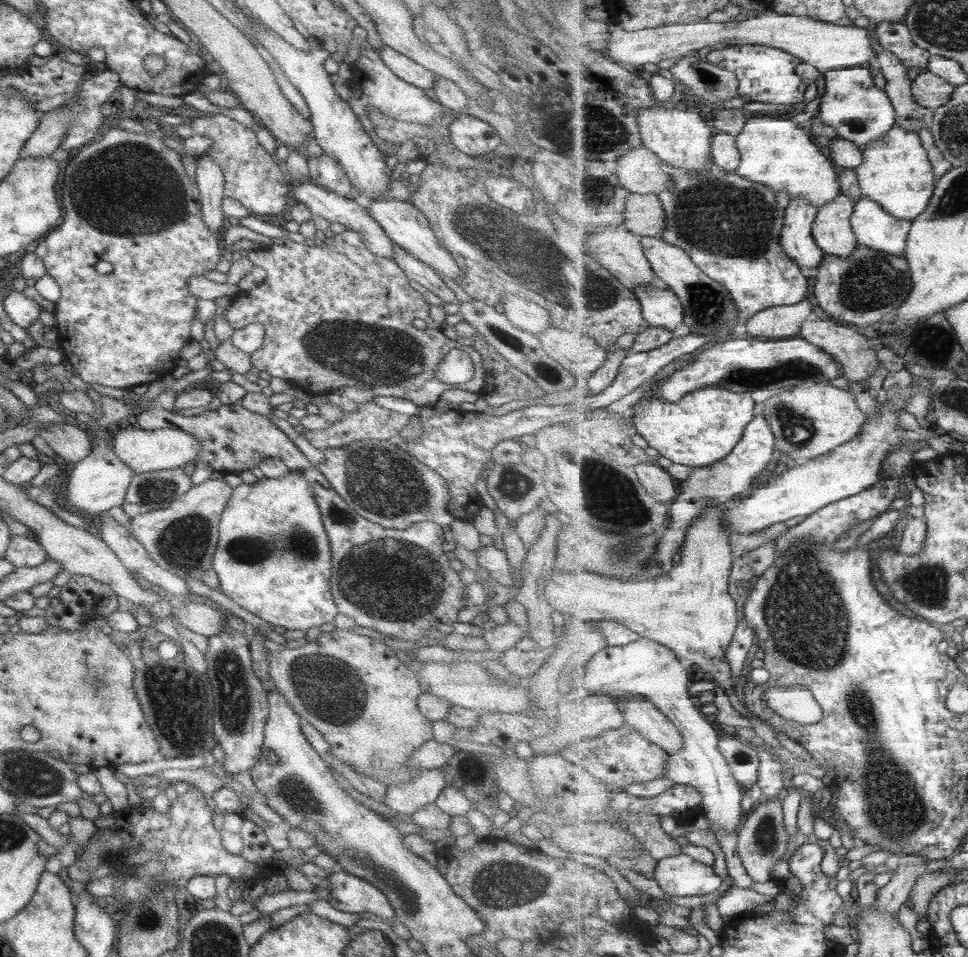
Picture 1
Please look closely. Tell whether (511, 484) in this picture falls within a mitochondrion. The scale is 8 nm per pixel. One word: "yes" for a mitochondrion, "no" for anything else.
yes

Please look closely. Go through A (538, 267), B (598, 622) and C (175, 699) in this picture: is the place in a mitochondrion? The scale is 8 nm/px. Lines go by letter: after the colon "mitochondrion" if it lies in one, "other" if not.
A: mitochondrion
B: other
C: mitochondrion

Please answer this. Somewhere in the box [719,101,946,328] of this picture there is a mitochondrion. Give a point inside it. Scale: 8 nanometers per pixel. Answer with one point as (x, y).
(870, 283)

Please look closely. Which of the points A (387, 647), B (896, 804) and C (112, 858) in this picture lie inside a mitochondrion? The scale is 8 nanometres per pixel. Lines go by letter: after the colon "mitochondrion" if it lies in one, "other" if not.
A: other
B: mitochondrion
C: other

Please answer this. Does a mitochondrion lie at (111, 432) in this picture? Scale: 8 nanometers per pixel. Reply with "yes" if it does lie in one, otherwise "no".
no

